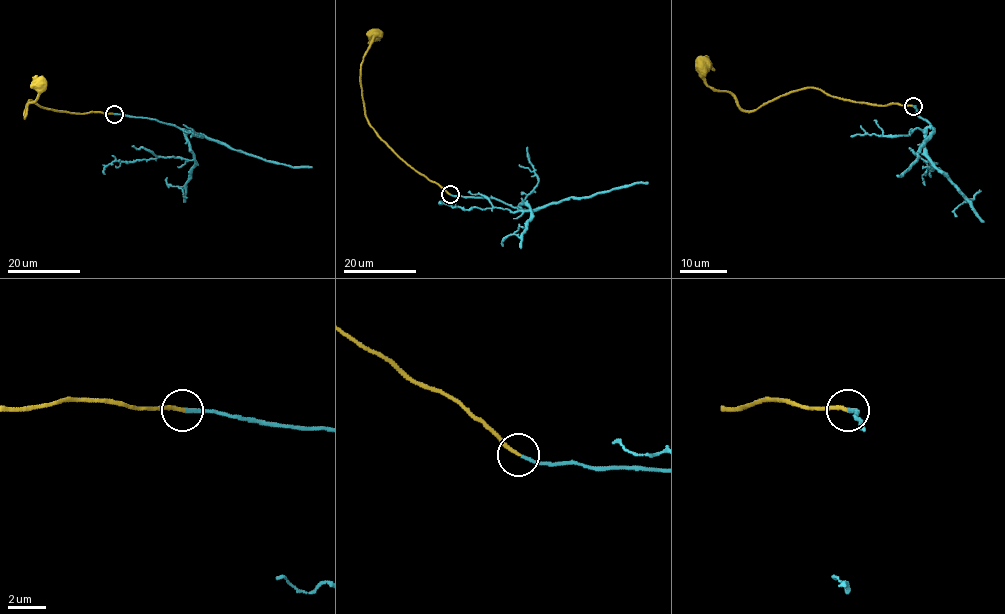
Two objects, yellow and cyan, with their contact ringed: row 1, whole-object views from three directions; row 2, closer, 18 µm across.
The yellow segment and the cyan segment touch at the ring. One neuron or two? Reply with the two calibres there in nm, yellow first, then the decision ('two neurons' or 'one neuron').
calibres 200 and 180 nm; one neuron

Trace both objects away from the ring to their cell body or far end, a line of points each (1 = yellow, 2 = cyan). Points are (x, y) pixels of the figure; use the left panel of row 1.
1: (114, 114), (70, 113), (44, 108), (30, 99), (25, 118), (27, 105), (38, 97), (37, 81)
2: (114, 114), (156, 119), (201, 133), (235, 150), (263, 159), (291, 166), (312, 167)

